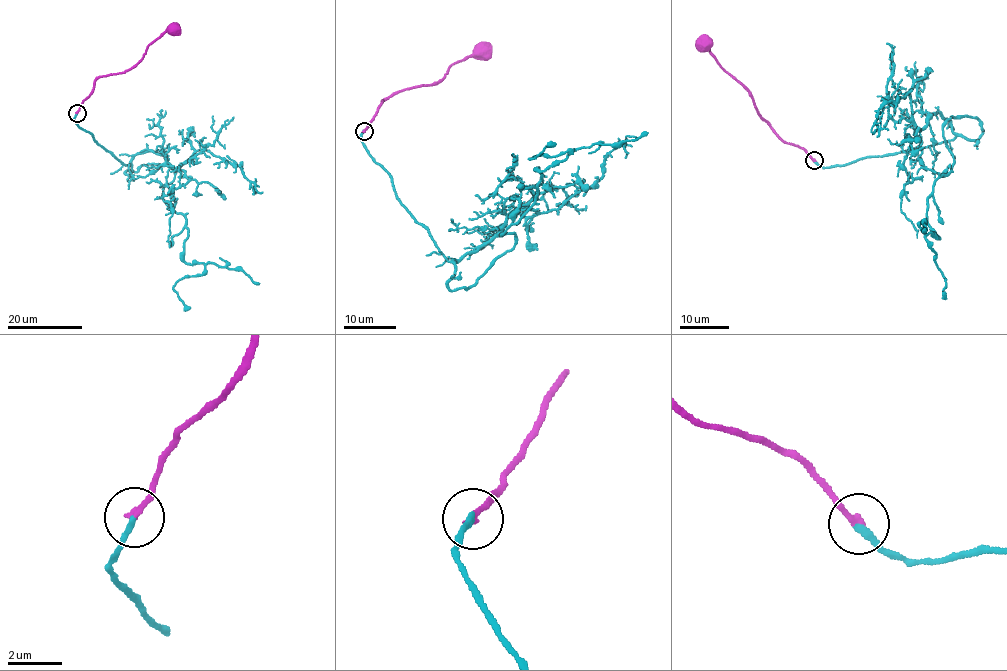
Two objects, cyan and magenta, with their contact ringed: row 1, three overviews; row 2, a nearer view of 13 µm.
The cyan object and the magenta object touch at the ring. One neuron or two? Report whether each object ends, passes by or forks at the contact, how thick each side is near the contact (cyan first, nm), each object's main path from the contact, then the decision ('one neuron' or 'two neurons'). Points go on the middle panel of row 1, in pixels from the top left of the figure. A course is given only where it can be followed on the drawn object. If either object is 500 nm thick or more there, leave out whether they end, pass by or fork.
cyan ends there; magenta ends there; 240 nm thick on the cyan side, 240 nm on the other; cyan runs (364, 131), (449, 261), (534, 202), (556, 143); magenta runs (364, 131), (385, 100), (405, 89), (431, 84), (443, 78), (452, 64), (480, 50); one neuron

